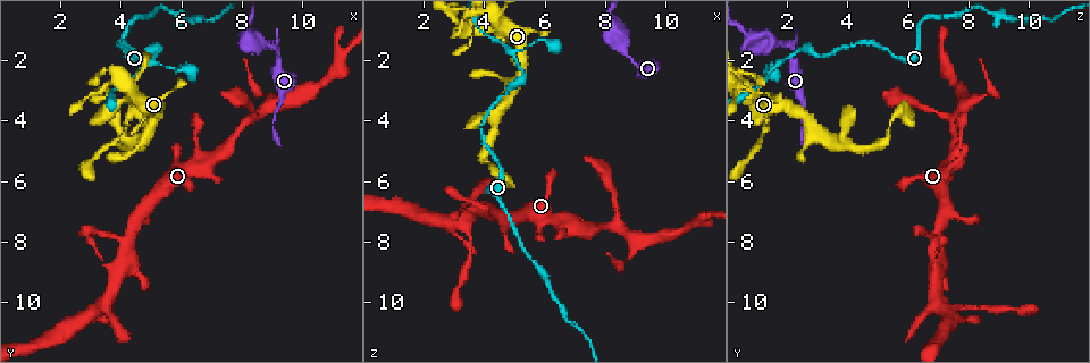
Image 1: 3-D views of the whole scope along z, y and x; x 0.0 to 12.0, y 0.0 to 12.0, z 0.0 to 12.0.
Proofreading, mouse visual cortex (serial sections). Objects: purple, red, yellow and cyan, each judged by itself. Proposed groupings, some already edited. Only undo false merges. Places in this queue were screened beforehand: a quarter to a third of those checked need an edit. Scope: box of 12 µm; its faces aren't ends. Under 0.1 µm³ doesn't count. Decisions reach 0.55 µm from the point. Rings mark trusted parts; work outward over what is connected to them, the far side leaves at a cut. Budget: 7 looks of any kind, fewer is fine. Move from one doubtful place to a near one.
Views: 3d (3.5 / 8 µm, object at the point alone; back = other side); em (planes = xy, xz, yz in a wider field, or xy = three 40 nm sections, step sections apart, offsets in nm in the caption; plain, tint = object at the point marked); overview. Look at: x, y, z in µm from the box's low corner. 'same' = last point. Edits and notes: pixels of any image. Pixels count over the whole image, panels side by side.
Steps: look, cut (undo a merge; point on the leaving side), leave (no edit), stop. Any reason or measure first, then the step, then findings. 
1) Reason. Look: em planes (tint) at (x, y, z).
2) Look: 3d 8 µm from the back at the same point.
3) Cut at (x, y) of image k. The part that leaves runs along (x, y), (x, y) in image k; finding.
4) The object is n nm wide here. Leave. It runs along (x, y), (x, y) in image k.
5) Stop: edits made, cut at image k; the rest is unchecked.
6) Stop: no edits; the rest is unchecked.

Abrupt turn. Look: 3d 3.5 µm from the back at (4.2, 4.0, 5.5).

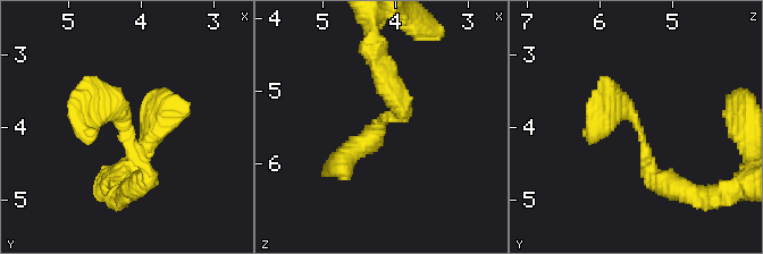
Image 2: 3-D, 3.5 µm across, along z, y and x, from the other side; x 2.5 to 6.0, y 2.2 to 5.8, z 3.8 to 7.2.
Leave. It runs along (668, 186), (621, 107), (595, 130) in image 2; one cell here.

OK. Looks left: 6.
Abrupt turn. Look: 3d 8 µm at (9.0, 1.5, 2.2).

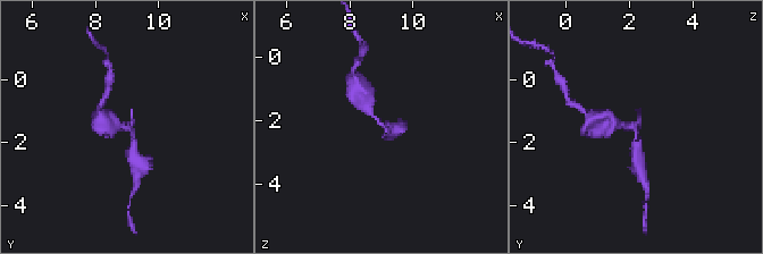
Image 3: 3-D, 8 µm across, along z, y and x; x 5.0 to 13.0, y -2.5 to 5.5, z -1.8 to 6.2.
Zoom in. Look: 3d 3.5 µm at (9.1, 1.6, 2.2).

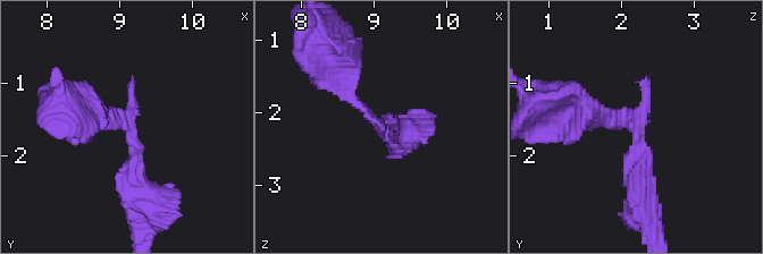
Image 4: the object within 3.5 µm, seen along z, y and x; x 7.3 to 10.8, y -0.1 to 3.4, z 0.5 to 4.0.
Look: em xy step 3 (tint) at (9.10, 1.65, 2.15).

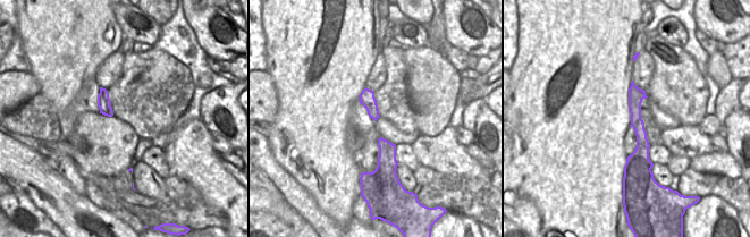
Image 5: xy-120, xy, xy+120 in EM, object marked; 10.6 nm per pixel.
Cut at (644, 84) of image 4. The part that leaves runs along (637, 137), (611, 113), (559, 110) in image 4; a second cell is stuck on.

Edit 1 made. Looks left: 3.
Branch point. Look: 3d 8 µm at (5.0, 2.1, 1.9).

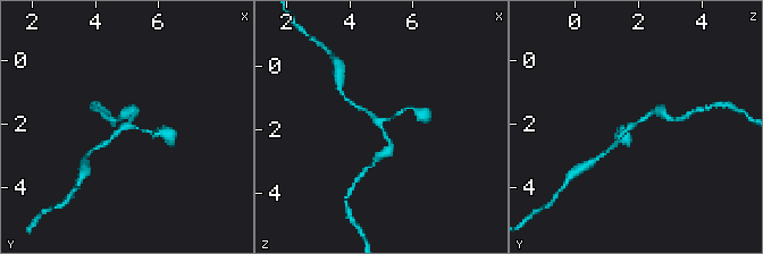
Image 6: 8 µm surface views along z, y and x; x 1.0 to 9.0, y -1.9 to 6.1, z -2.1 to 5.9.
Look: 3d 3.5 µm at (5.0, 2.1, 1.8).

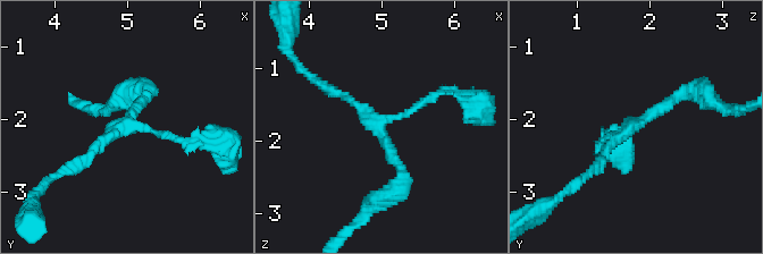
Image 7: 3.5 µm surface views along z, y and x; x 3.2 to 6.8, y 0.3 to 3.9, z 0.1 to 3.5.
Look: em xy step 5 (tint) at (5.00, 2.05, 1.85).

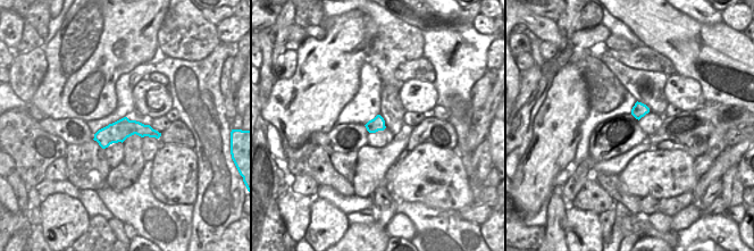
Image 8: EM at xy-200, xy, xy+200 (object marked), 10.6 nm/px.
Leave. One cell here.

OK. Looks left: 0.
Stop: edits made, cut at image 4; the rest is unchecked.

